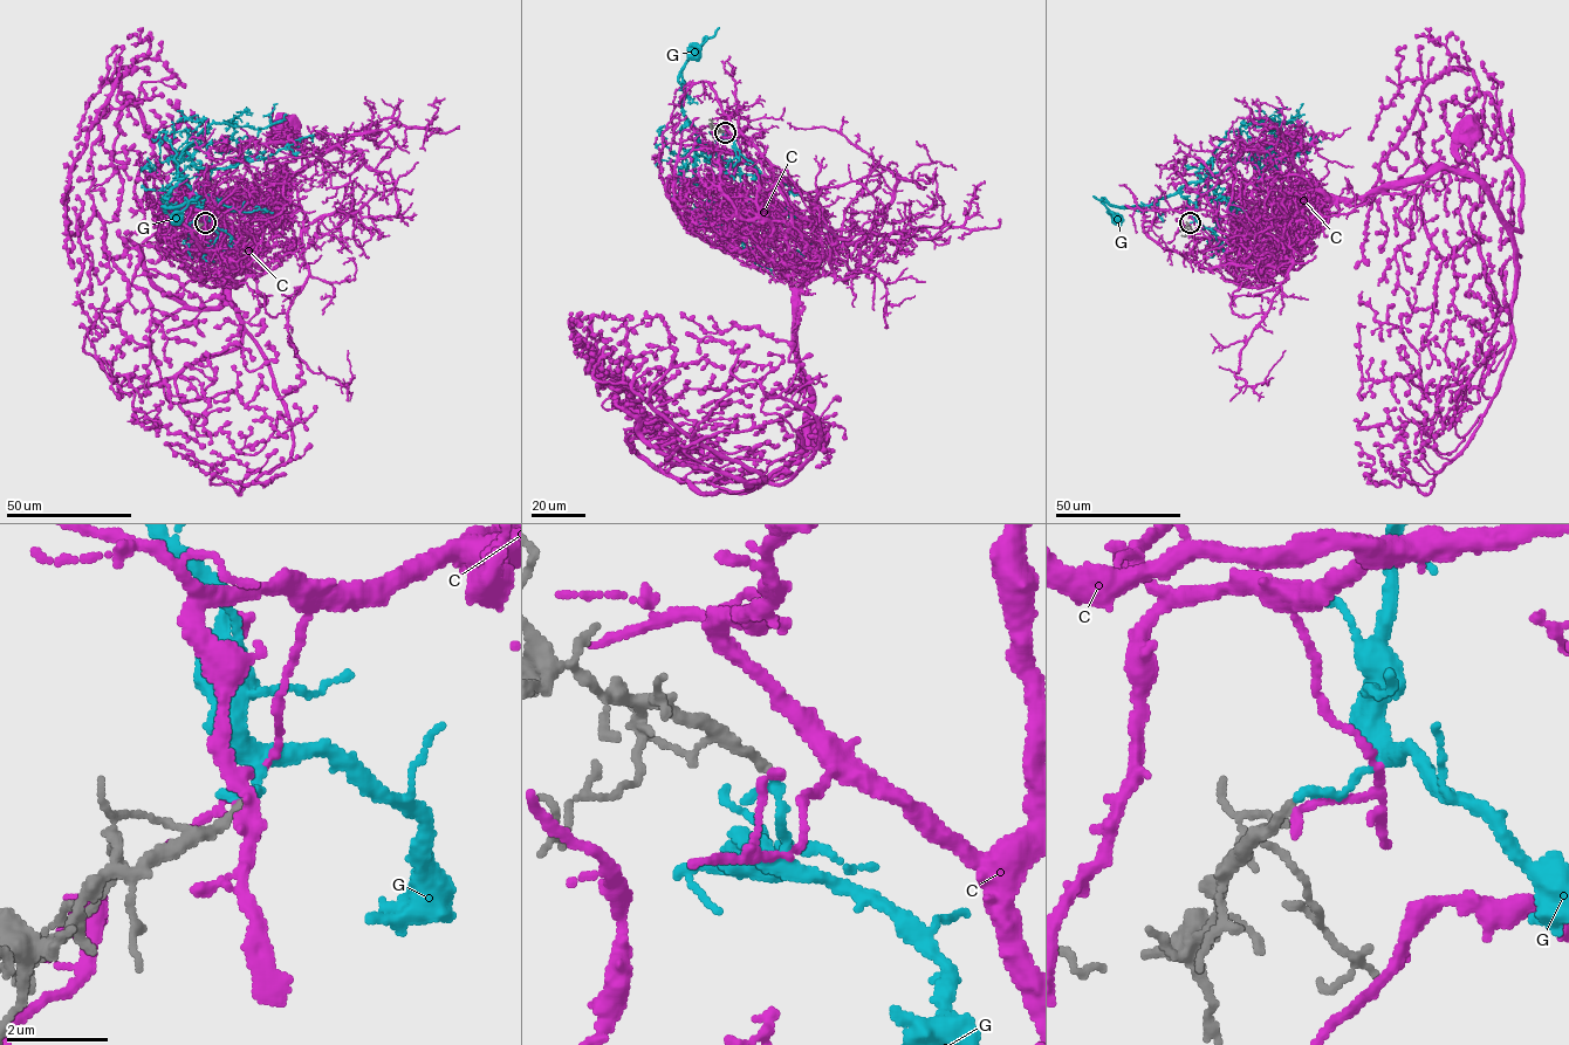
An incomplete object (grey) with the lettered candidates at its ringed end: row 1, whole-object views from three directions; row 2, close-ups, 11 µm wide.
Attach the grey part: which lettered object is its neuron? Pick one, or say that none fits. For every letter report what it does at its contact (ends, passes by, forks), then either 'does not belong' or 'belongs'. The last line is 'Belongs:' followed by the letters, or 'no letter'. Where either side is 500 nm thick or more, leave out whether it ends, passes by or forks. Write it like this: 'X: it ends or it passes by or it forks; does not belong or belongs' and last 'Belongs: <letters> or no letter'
C: it ends; does not belong
G: it ends; belongs
Belongs: G

